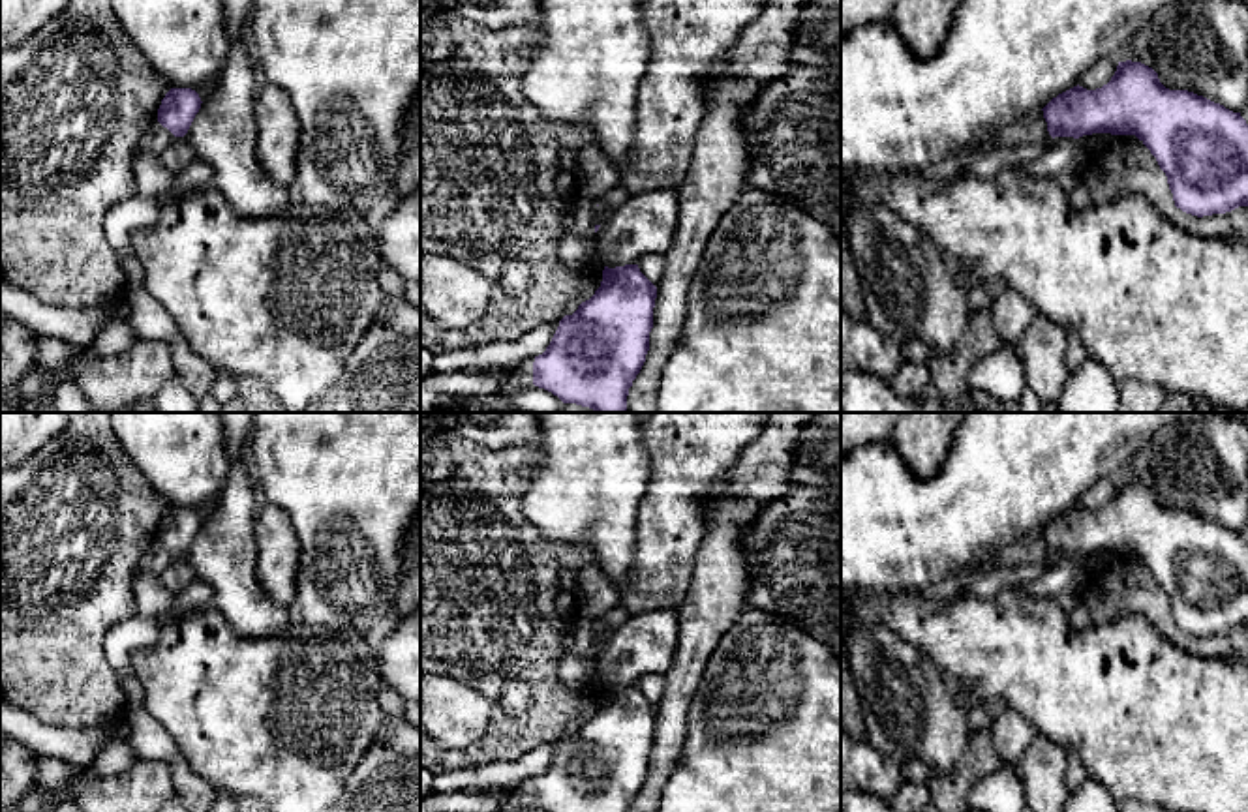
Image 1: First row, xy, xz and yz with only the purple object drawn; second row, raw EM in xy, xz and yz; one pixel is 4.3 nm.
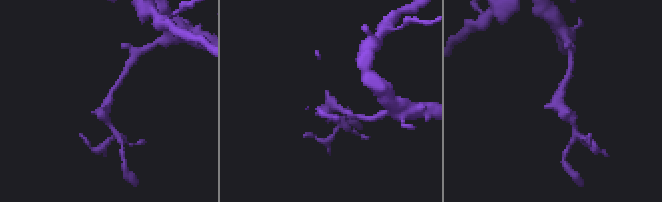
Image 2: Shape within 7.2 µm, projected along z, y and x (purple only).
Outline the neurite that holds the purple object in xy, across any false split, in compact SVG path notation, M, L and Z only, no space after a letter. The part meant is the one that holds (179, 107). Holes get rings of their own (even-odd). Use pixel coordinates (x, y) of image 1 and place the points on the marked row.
M171 88L158 109L158 122L175 137L184 137L201 109L201 98L191 88Z

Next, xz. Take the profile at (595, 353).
M638 264L604 266L602 281L595 294L582 302L572 315L565 315L559 321L546 351L535 356L533 384L552 392L563 403L589 407L595 413L627 413L629 388L640 373L649 351L655 298L657 287L640 272Z

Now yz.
M1119 62L1107 84L1096 90L1073 86L1043 109L1049 135L1135 135L1167 176L1175 206L1203 218L1248 206L1248 124L1240 113L1188 90L1165 88L1158 73L1141 62Z

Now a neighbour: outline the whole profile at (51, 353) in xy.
M36 334L36 364L53 373L66 373L73 362L75 351L53 336Z

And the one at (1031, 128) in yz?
M1036 109L1019 116L1013 124L1002 128L989 144L1015 148L1027 143L1038 144L1038 143L1049 143L1049 141L1051 141L1051 135L1047 131L1043 111Z

